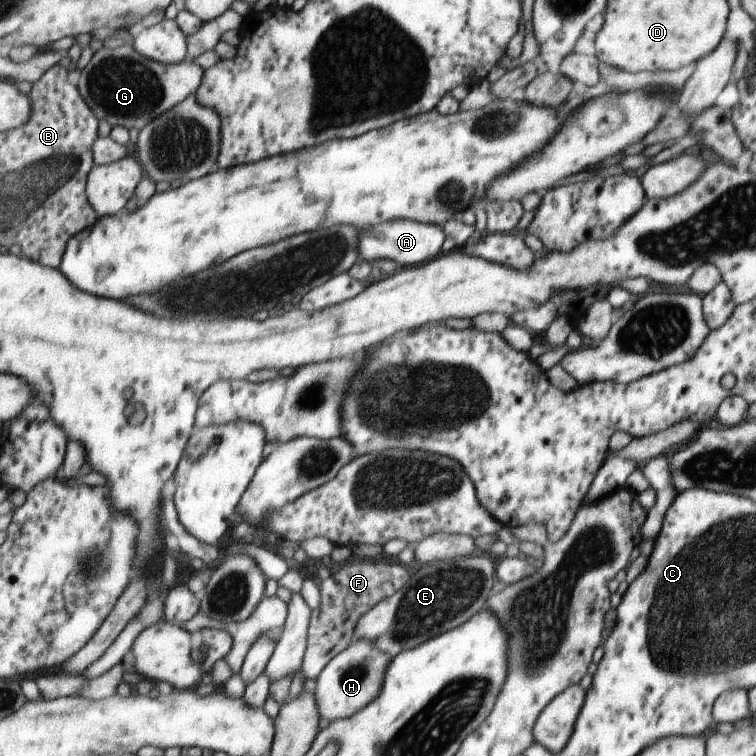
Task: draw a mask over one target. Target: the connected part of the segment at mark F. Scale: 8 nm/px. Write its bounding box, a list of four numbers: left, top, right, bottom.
[303,558,411,678]

